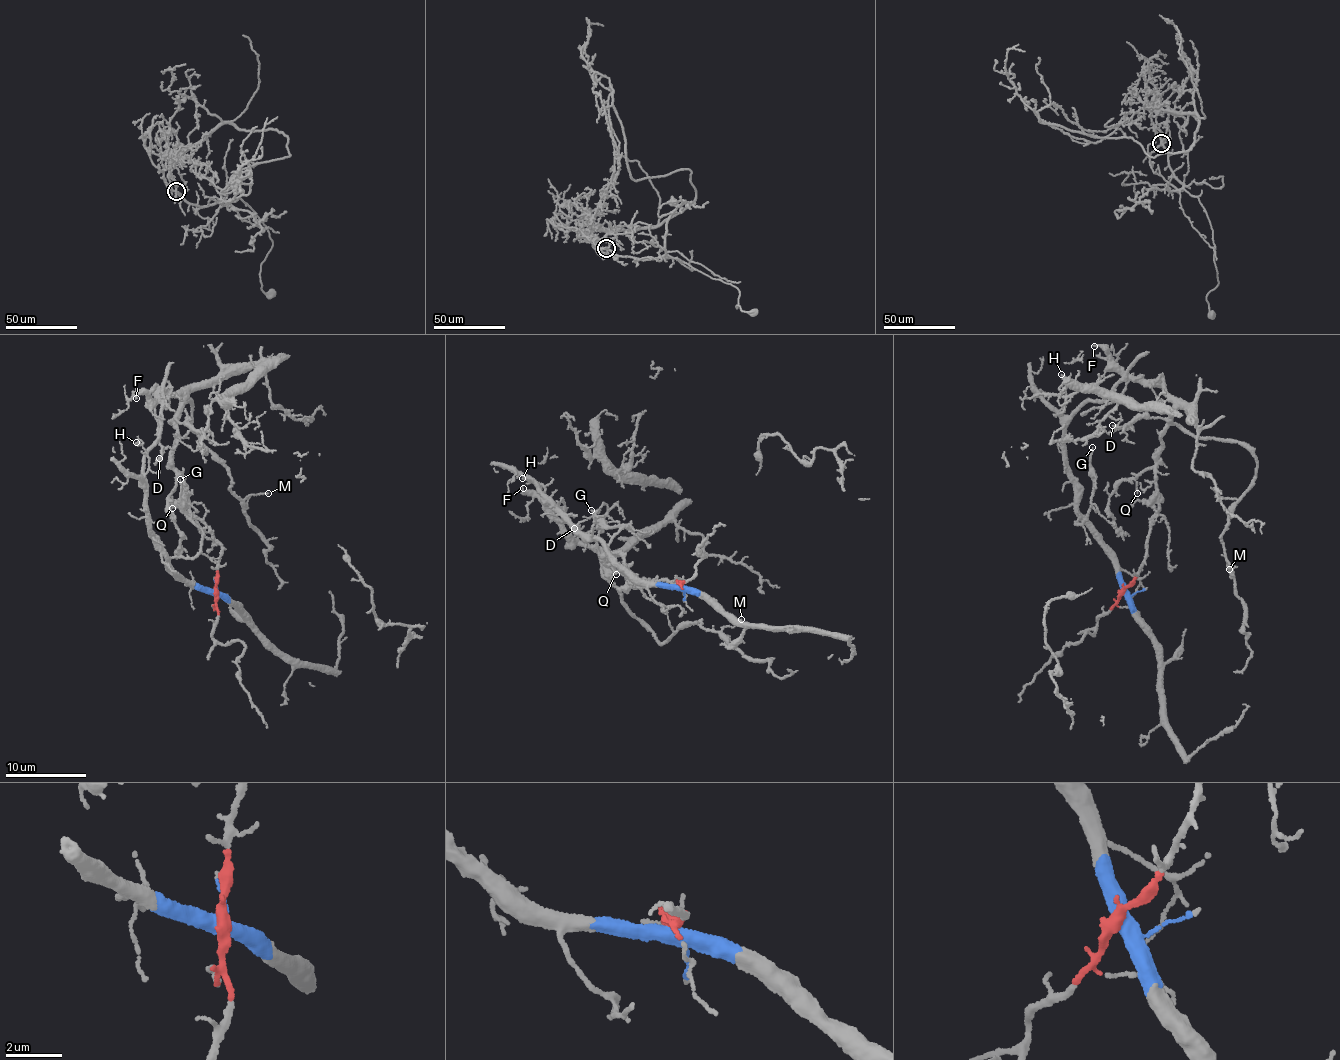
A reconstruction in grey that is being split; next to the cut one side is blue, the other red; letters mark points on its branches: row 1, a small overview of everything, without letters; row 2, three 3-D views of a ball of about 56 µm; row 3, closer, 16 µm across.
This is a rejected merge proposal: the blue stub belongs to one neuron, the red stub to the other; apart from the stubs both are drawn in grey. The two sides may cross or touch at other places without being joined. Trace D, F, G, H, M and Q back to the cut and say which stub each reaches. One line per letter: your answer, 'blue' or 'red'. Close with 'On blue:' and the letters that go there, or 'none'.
D: red
F: red
G: blue
H: blue
M: red
Q: red
On blue: G, H

